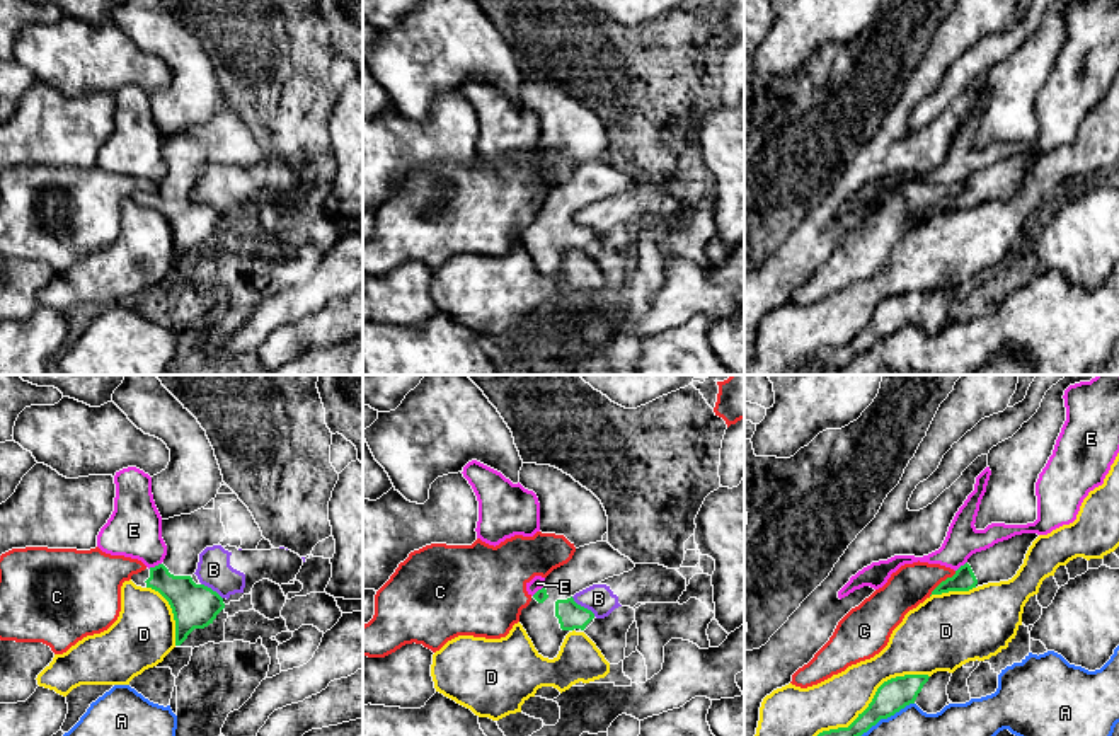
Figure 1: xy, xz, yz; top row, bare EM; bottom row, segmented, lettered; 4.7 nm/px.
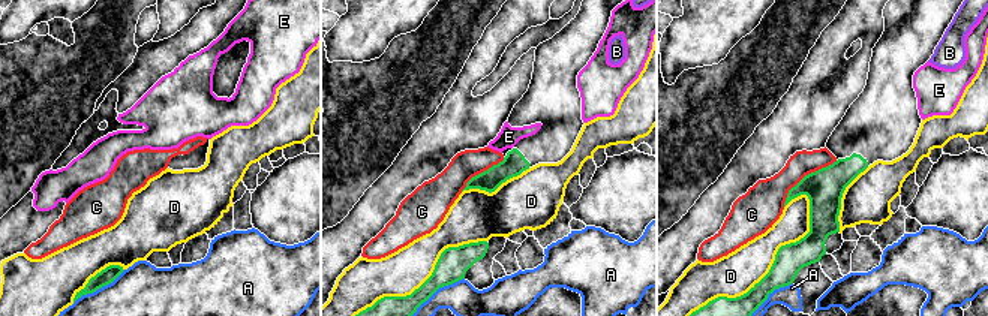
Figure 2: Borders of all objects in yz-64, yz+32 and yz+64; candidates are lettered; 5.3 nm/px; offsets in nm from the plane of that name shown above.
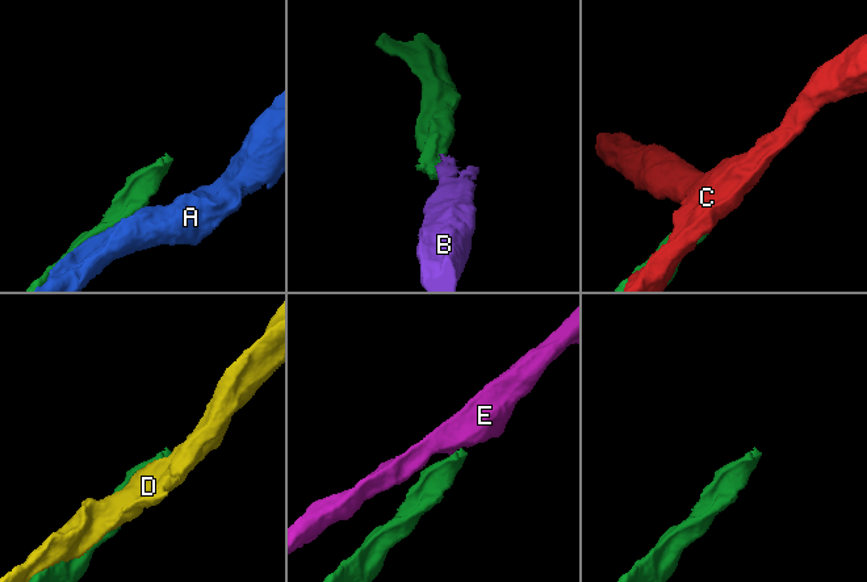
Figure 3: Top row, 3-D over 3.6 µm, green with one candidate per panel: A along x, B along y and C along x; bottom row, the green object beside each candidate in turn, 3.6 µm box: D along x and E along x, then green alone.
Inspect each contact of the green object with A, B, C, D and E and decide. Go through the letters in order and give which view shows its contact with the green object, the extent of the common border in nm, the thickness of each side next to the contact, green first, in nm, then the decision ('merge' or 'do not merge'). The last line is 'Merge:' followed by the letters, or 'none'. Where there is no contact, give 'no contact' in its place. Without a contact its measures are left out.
A: yz | 300 nm | 150/140 nm | do not merge
B: xz | 150 nm | 130/140 nm | do not merge
C: yz | 180 nm | 110/190 nm | do not merge
D: yz | 600 nm | 150/240 nm | do not merge
E: xy | 70 nm | 200/260 nm | do not merge
Merge: none

